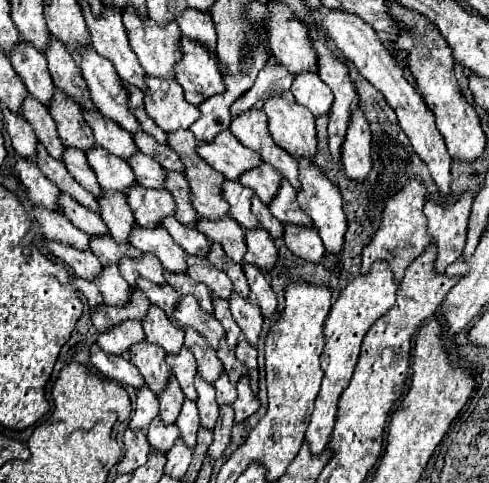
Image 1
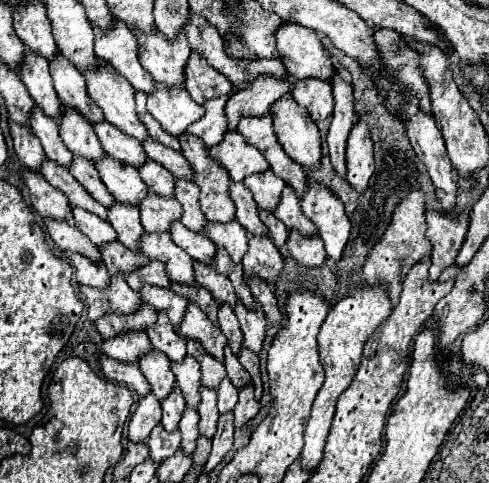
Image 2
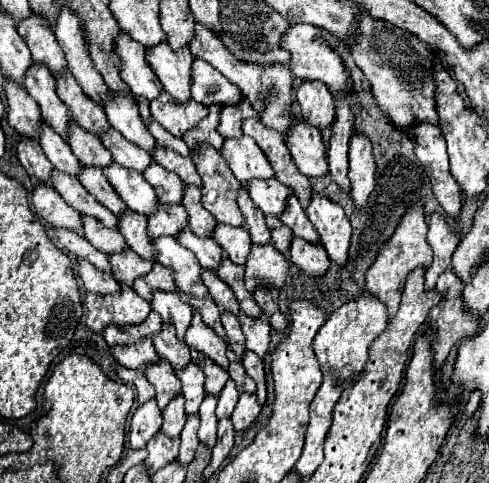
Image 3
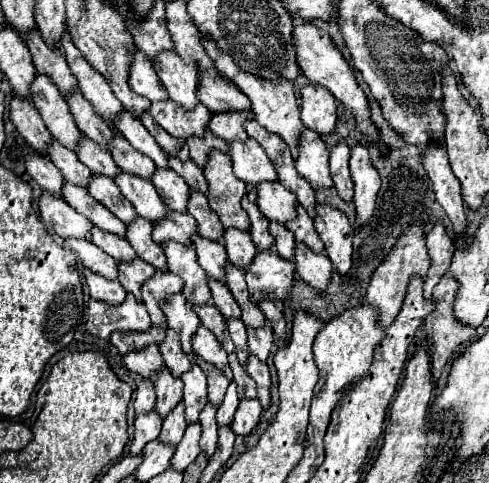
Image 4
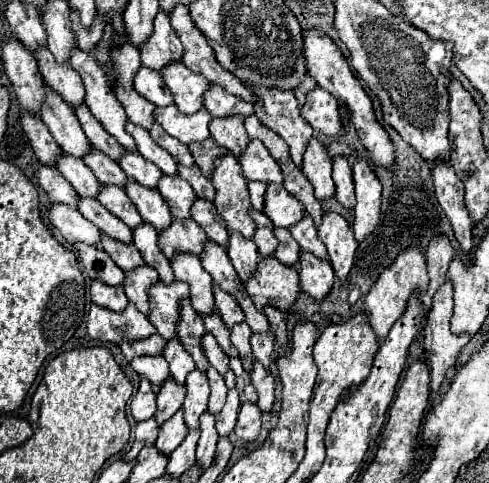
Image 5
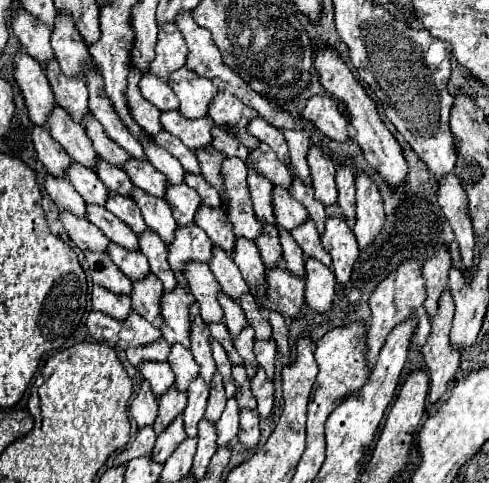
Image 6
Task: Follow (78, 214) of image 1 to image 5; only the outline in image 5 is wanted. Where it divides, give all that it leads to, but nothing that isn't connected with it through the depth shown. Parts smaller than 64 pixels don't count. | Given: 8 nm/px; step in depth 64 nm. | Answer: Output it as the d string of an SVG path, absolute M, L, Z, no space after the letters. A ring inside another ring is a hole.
M102 234L102 250L124 270L124 272L130 272L130 270L136 270L140 266L144 266L144 258L140 256L140 252L130 246L130 244L122 244L122 242L116 242L112 240L110 236Z

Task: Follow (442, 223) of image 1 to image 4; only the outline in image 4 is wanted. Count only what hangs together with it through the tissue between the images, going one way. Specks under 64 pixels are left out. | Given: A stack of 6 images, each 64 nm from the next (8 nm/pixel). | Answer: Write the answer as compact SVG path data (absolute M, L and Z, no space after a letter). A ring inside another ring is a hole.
M436 224L436 228L432 228L432 232L426 238L426 246L428 246L428 254L430 254L430 270L424 282L424 298L428 300L432 296L434 286L440 282L440 278L448 272L452 254L454 254L454 244L450 240L450 236L446 234L442 224Z

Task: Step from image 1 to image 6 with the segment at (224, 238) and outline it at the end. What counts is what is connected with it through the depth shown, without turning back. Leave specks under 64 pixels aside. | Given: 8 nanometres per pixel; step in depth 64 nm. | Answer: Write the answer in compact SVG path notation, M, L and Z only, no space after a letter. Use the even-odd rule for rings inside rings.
M238 238L236 240L236 252L234 252L234 262L242 272L242 278L250 286L250 292L256 300L264 302L268 294L268 282L264 278L266 266L262 262L262 256L252 240Z

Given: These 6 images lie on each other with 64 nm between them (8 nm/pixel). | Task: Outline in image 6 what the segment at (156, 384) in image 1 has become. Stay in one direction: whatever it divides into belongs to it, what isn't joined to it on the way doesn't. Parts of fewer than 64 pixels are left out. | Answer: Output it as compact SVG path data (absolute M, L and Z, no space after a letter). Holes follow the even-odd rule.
M170 388L164 396L160 396L158 400L158 418L154 422L154 432L156 434L162 434L166 430L166 426L178 416L182 414L182 410L186 408L186 394L184 392L178 392L176 388Z

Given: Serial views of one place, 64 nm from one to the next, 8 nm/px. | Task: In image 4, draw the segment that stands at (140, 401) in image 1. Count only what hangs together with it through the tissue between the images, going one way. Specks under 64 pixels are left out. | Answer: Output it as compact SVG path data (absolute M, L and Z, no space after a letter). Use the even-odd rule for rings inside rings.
M150 412L150 414L144 414L144 416L136 416L134 420L134 434L132 434L132 440L130 440L130 454L136 456L142 452L142 448L156 440L158 434L160 434L160 428L162 428L162 420L156 412Z

